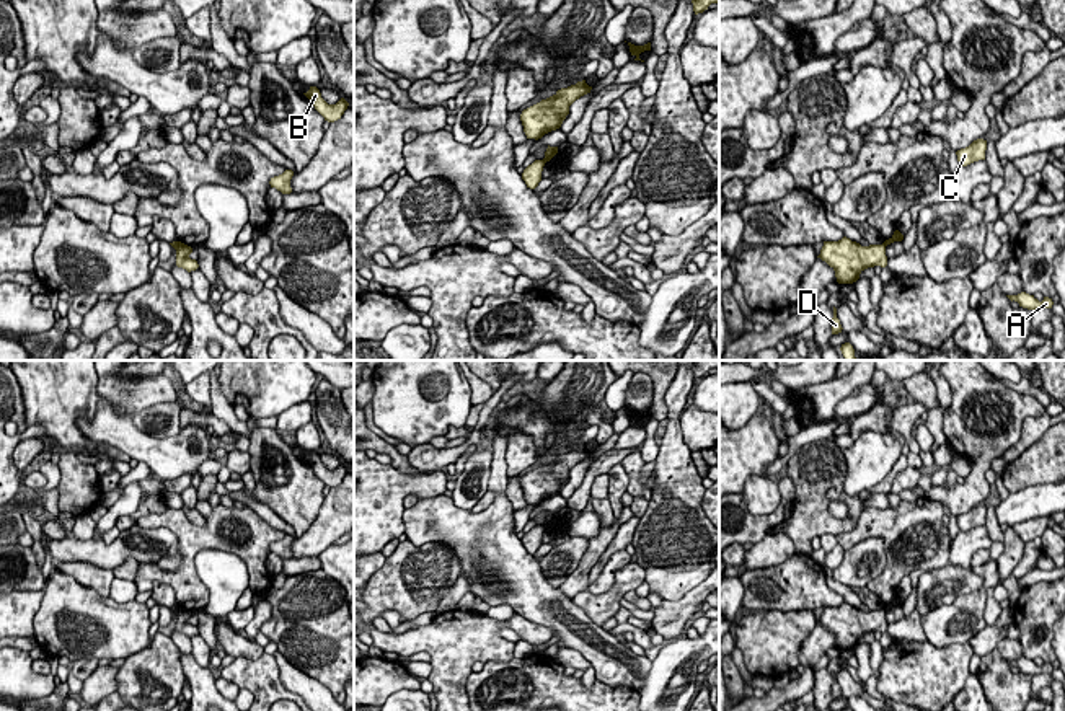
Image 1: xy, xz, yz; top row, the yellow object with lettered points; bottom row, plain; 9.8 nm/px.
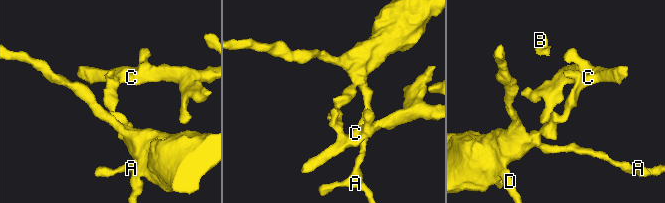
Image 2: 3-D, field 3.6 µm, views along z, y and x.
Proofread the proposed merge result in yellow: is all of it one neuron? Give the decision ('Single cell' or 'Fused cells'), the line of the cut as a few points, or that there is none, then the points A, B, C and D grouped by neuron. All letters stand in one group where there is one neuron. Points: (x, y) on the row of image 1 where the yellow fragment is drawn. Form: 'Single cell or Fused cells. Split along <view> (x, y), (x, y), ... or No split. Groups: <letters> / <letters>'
Fused cells. Split along xy (180, 242), (175, 248). Groups: A D / B C

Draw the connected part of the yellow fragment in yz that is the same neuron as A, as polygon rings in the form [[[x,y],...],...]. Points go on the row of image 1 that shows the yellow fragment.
[[[1021,292],[1018,295],[1006,295],[1011,302],[1018,302],[1019,307],[1027,310],[1037,310],[1037,308],[1052,308],[1054,302],[1049,297],[1044,297],[1042,302],[1039,302],[1034,295],[1029,295],[1026,292]]]

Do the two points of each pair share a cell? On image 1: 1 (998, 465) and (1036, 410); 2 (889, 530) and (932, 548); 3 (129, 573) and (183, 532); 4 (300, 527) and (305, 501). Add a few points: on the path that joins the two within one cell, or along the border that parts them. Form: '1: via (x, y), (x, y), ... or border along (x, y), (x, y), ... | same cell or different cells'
1: border along (1003, 455), (997, 457), (989, 467) | different cells
2: via (899, 530), (907, 530), (922, 542) | same cell
3: border along (139, 563), (134, 581) | different cells
4: via (300, 521), (300, 507) | same cell

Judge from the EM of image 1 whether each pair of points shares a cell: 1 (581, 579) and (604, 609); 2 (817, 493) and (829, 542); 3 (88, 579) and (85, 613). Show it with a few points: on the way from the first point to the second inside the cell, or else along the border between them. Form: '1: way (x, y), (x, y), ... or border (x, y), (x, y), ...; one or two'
1: border (586, 589), (571, 597); two
2: border (835, 534), (824, 534), (821, 537); two
3: border (54, 568), (108, 597); two

